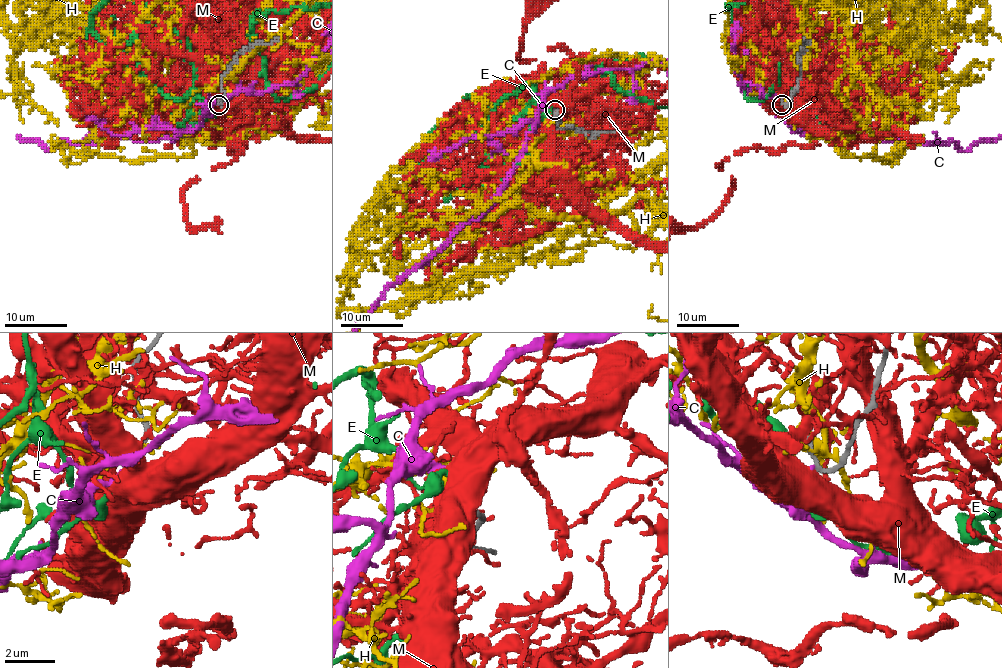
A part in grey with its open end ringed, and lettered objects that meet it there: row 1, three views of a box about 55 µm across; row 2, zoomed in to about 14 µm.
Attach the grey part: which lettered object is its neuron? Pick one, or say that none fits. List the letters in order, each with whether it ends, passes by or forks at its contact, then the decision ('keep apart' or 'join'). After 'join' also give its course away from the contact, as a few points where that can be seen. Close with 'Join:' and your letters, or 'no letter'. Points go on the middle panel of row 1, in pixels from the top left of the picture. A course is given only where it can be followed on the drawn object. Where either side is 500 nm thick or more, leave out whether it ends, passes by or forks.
C: it ends there; keep apart
E: it ends there; join
H: it forks there; keep apart
M: keep apart
Join: E

